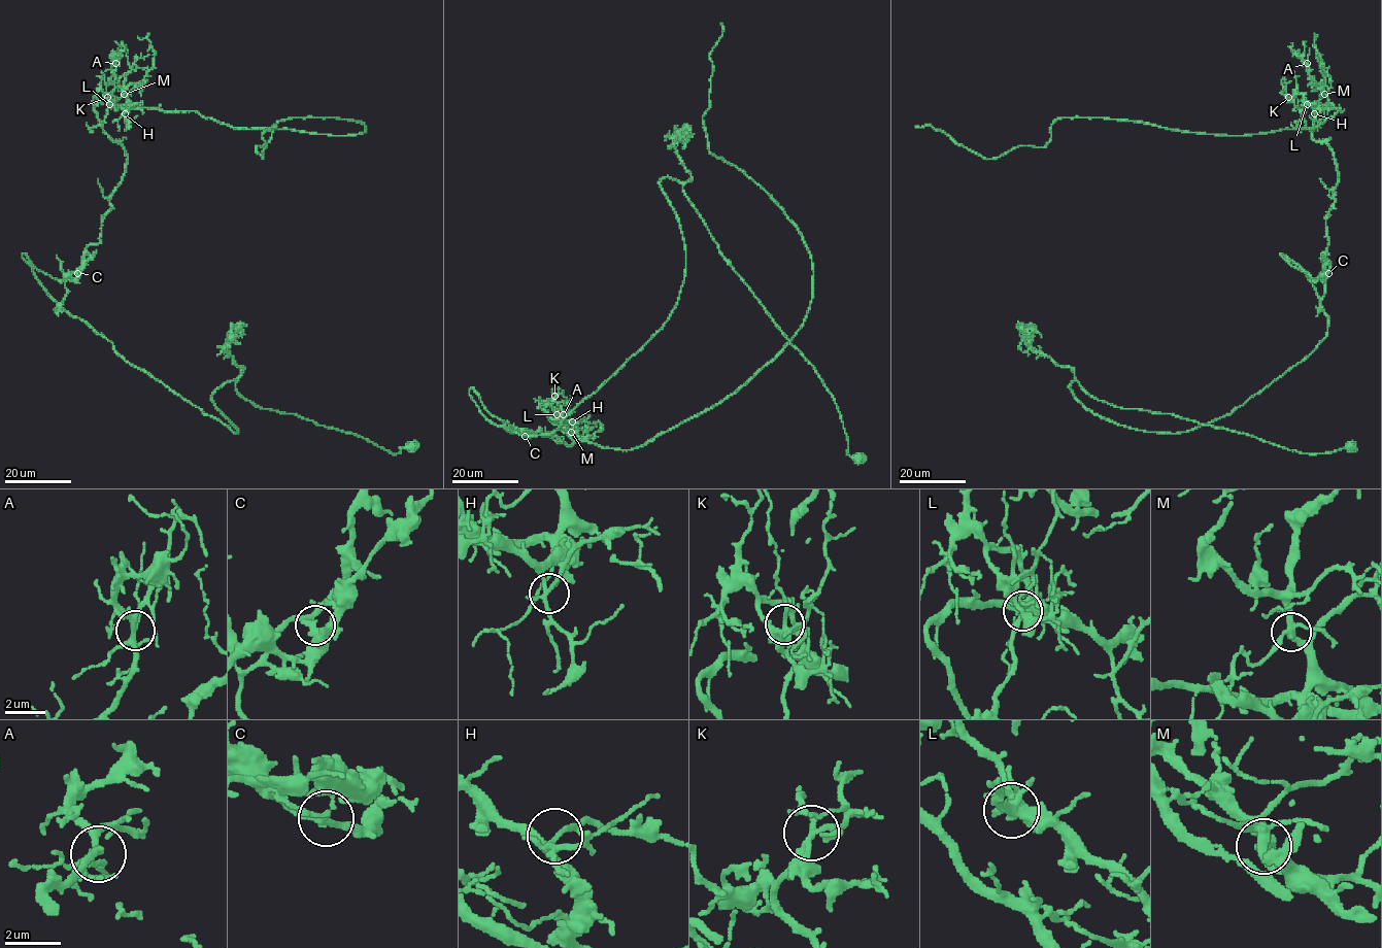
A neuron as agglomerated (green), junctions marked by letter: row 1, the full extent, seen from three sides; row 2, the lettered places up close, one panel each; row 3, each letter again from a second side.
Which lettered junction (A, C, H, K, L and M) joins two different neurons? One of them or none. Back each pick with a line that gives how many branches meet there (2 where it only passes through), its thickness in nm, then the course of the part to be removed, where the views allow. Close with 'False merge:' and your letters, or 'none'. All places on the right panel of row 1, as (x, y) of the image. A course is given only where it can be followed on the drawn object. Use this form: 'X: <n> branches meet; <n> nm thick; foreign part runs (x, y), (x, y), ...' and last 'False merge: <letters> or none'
C: 4 branches meet; 170 nm thick; foreign part runs (1327, 272), (1337, 164), (1302, 111), (1328, 104), (1253, 134), (1058, 117), (983, 159), (916, 126)
False merge: C

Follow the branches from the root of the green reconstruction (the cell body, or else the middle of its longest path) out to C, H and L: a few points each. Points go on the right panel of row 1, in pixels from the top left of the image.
C: (1351, 445), (1300, 452), (1070, 390), (1147, 432), (1228, 415), (1326, 336), (1327, 272)
H: (1351, 445), (1300, 452), (1070, 390), (1112, 422), (1184, 432), (1315, 349), (1339, 175), (1314, 113)
L: (1351, 445), (1070, 390), (1184, 432), (1326, 336), (1339, 175), (1307, 104)

